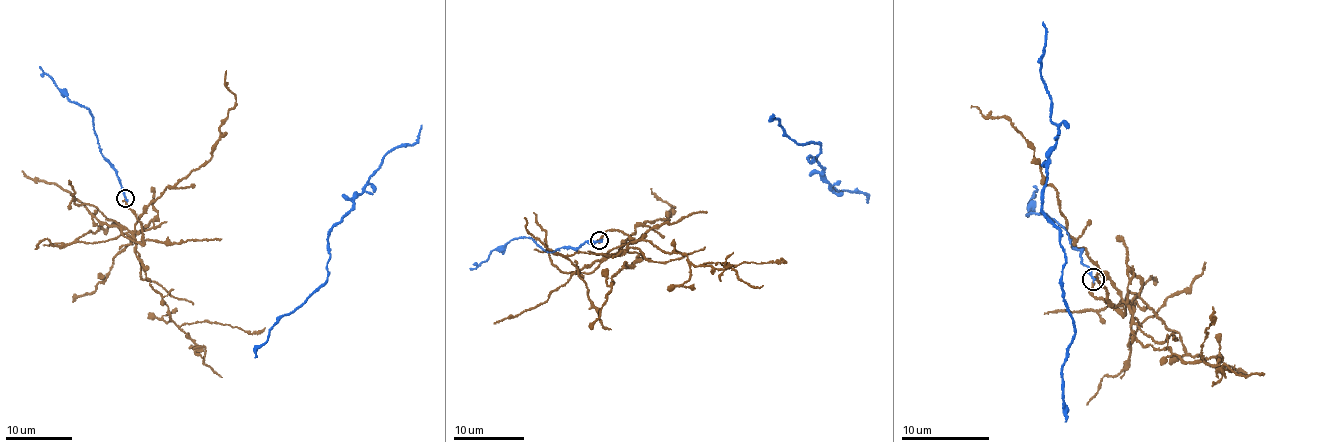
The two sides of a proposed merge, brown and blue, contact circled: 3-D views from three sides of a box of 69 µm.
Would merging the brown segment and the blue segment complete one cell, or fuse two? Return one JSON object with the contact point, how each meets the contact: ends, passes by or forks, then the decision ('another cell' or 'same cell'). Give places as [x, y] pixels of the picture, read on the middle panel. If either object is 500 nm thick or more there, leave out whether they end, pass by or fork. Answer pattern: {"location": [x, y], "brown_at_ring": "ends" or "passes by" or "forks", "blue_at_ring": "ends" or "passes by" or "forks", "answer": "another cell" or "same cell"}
{"location": [599, 240], "brown_at_ring": "ends", "blue_at_ring": "ends", "answer": "another cell"}

